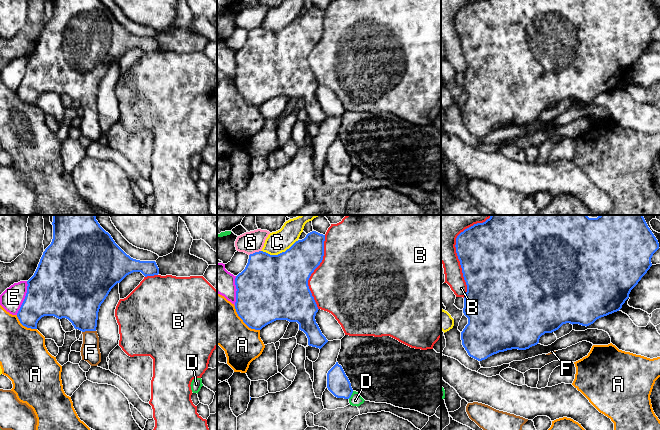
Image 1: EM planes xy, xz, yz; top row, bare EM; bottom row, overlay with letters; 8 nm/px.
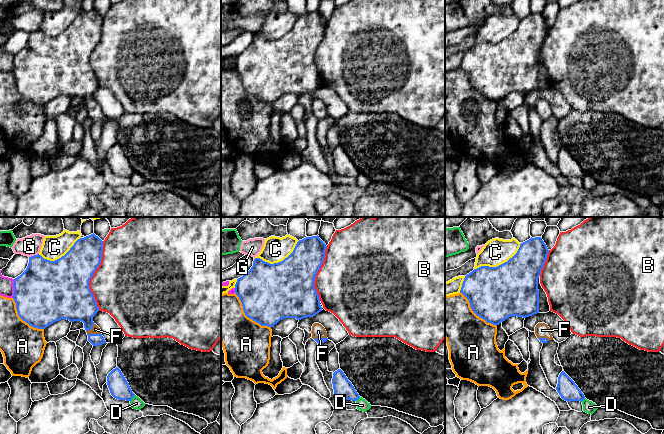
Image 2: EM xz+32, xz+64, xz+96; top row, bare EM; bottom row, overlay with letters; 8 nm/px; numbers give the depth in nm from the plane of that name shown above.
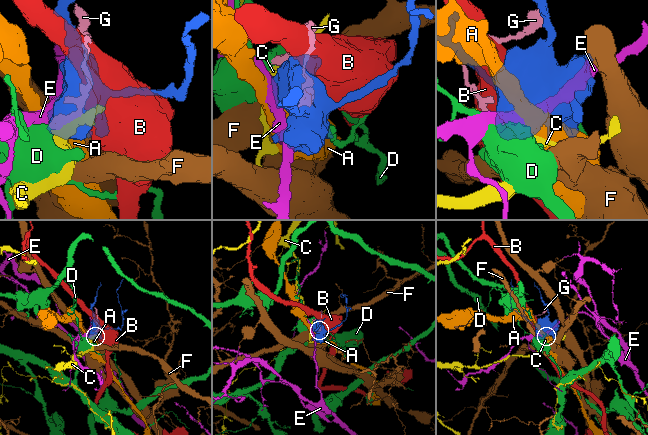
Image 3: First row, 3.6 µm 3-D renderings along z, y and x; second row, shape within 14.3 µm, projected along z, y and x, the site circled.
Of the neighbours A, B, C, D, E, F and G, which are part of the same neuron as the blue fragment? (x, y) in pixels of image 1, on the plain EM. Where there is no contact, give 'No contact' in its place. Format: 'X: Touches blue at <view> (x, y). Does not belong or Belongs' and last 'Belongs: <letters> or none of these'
A: Touches blue at xz (244, 98). Does not belong
B: Touches blue at yz (458, 34). Does not belong
C: Touches blue at xz (280, 29). Does not belong
D: Touches blue at xz (351, 170). Does not belong
E: Touches blue at xy (25, 74). Does not belong
F: Touches blue at xy (88, 106). Belongs
G: Touches blue at xz (254, 29). Does not belong
Belongs: F

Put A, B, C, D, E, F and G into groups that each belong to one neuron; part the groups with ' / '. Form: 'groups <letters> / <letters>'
groups A / B / C / D G / E / F

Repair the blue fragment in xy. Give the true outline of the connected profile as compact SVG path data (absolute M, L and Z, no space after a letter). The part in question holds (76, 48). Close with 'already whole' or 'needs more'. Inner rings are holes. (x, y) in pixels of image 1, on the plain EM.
M52 0L53 15L45 25L34 51L27 57L27 69L17 89L20 99L31 105L37 105L38 97L44 92L68 95L75 105L83 110L81 123L82 136L91 142L101 138L99 113L96 107L98 88L111 65L127 51L141 48L145 53L159 50L155 37L140 37L127 31L100 0Z; needs more

